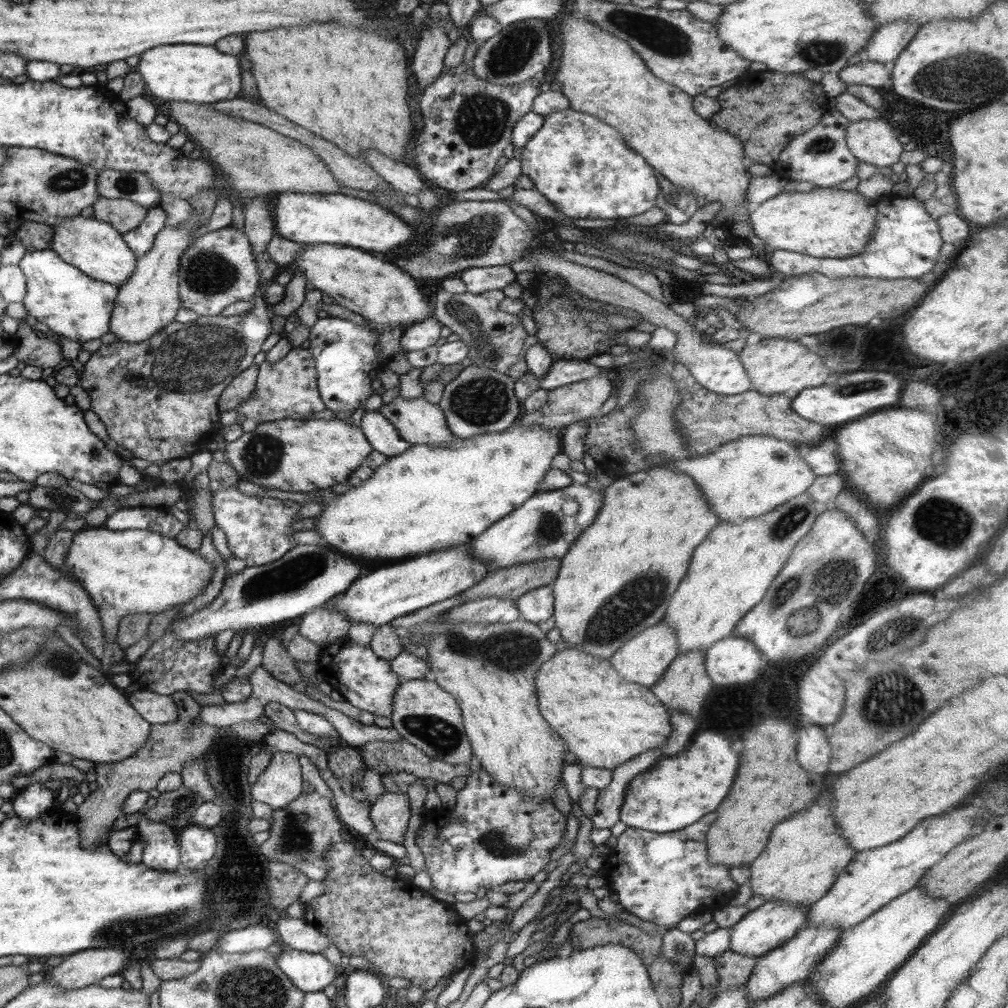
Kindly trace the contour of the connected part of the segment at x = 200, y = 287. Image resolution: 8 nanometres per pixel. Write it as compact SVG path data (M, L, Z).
M230 225L197 239L181 256L178 275L182 306L197 312L200 317L212 317L221 314L233 302L252 301L259 287L259 274L250 240L242 228Z

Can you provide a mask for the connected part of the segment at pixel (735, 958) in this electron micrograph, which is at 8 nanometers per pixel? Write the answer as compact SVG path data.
M730 950L716 956L716 974L719 977L718 991L732 990L736 986L745 986L756 967L756 956L744 956Z

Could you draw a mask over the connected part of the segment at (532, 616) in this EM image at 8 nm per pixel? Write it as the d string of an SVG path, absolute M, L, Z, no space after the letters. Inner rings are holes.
M542 586L538 589L528 591L515 600L520 611L520 619L534 626L539 622L550 620L554 612L554 597L552 586Z

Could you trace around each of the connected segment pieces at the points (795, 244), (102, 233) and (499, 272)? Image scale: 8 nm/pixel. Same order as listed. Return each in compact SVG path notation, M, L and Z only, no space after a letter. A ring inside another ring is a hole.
M818 188L810 192L786 192L780 193L768 202L764 202L749 214L749 223L753 233L764 244L770 246L770 250L787 250L798 254L808 254L816 258L846 258L860 254L868 242L868 234L872 234L877 217L876 201L864 198L853 191L844 191L836 188Z
M82 215L62 218L59 224L52 224L53 234L50 250L60 255L67 263L84 271L91 279L110 284L124 285L137 270L137 255L130 250L124 240L124 234L109 222L101 219L86 218Z
M509 265L467 268L459 273L458 277L466 283L467 291L472 294L503 290L516 281L516 273Z

